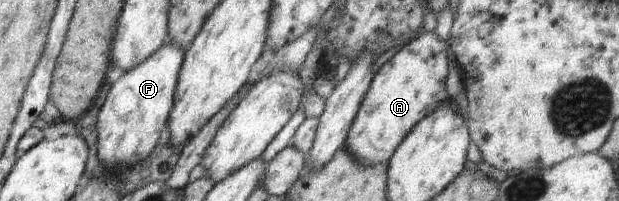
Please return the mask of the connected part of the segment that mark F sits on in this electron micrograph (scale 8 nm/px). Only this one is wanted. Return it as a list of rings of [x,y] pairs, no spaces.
[[[167,42],[150,58],[126,71],[111,85],[98,112],[97,157],[104,168],[134,167],[145,161],[156,148],[162,130],[166,128],[185,51]]]

